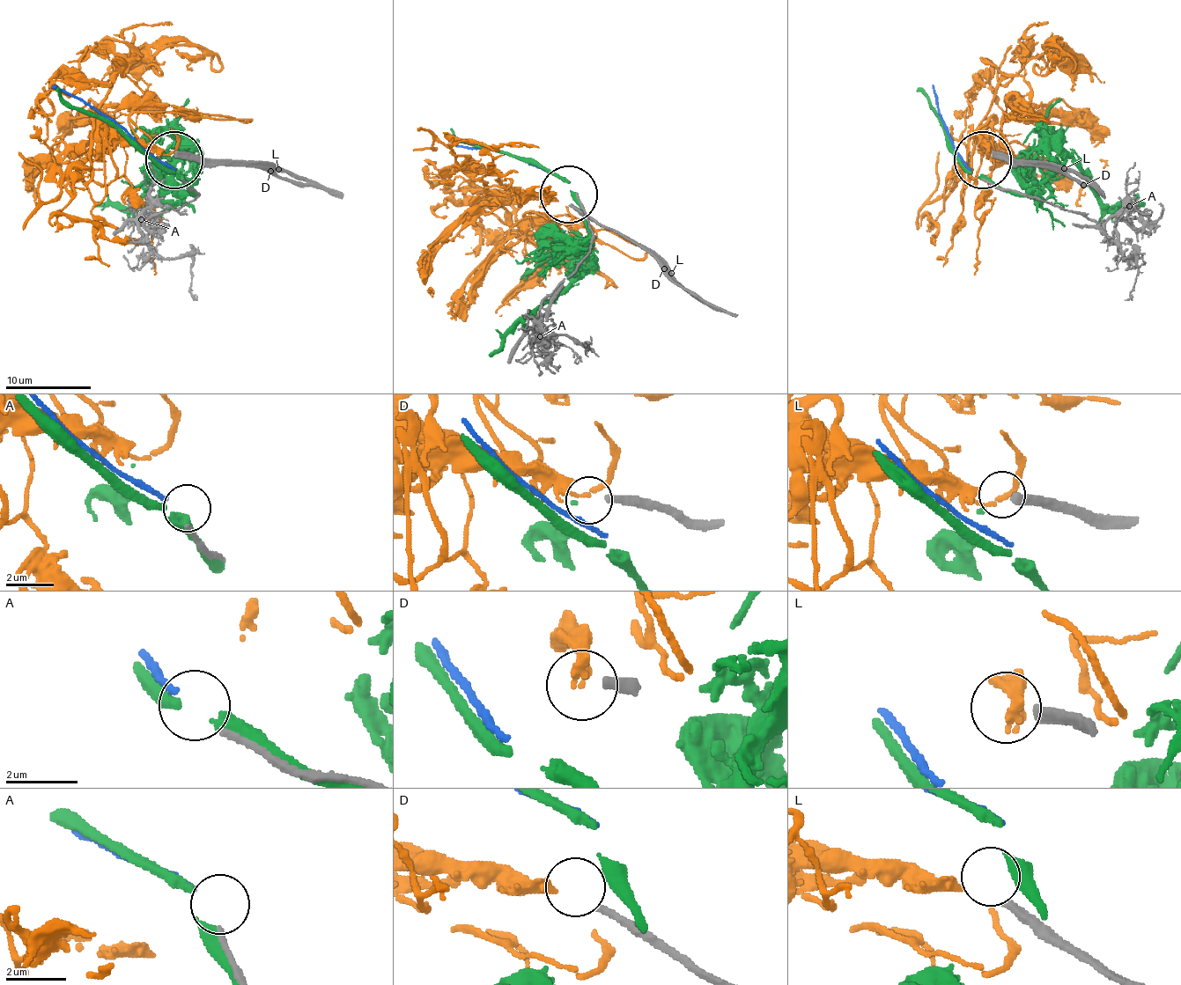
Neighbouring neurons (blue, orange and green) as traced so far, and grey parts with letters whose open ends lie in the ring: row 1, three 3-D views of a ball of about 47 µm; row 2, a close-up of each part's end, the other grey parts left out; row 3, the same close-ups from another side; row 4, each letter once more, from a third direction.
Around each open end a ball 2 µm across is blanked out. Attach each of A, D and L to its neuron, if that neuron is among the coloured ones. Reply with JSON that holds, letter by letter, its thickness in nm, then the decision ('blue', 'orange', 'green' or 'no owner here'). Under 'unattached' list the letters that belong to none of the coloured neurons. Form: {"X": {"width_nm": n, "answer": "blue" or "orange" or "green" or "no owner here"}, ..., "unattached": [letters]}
{"A": {"width_nm": 180, "answer": "blue"}, "D": {"width_nm": 260, "answer": "no owner here"}, "L": {"width_nm": 360, "answer": "no owner here"}, "unattached": ["D", "L"]}

